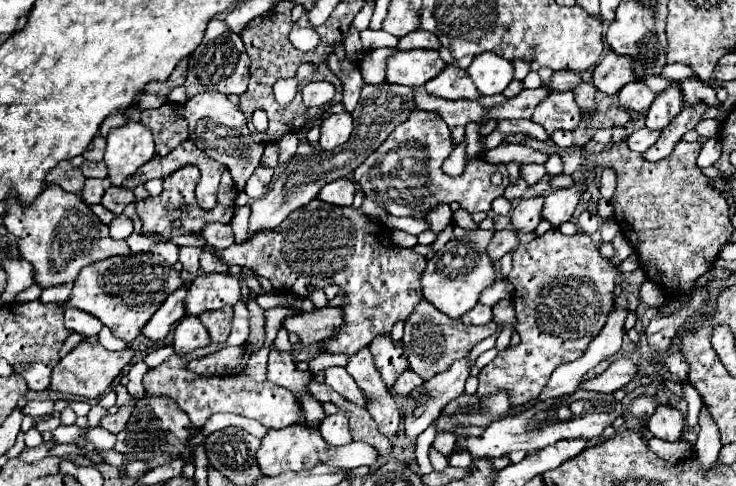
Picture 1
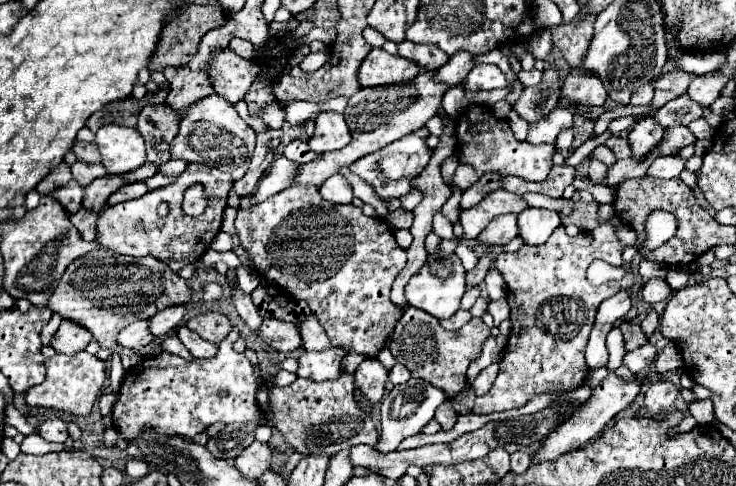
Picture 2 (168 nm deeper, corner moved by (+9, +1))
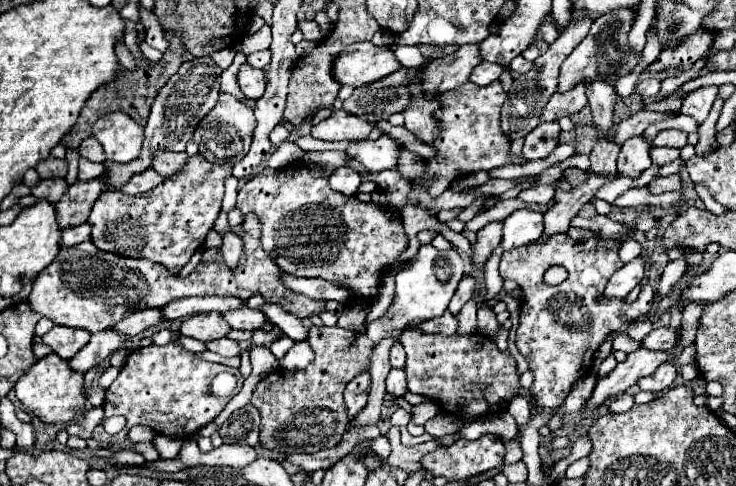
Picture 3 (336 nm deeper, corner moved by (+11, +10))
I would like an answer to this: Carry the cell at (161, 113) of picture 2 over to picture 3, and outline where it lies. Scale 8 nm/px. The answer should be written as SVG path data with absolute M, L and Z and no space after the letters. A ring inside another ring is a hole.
M156 153L152 161L152 169L156 169L162 177L172 177L180 173L186 161L188 161L186 153Z

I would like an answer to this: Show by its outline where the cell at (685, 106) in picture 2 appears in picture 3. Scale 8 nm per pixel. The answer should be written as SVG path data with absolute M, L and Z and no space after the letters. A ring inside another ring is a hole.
M642 109L638 111L636 115L628 117L628 119L622 119L614 131L614 141L618 145L622 145L626 139L632 139L632 137L638 137L648 125L652 123L658 123L658 121L664 121L664 119L670 119L674 115L662 115L662 113L654 113L654 111L648 111L648 109Z

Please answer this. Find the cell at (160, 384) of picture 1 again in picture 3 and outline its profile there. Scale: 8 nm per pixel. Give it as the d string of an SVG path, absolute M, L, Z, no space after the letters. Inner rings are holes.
M168 343L164 347L160 345L148 345L138 351L132 351L120 369L120 375L116 381L106 389L106 399L104 399L104 419L112 415L122 415L126 417L126 427L118 435L108 435L102 425L94 429L94 439L96 441L120 441L128 435L128 431L134 425L146 425L152 431L172 437L172 439L188 439L194 437L204 425L214 421L214 417L226 407L230 401L228 397L216 397L210 391L212 379L218 373L232 373L238 381L236 389L242 387L242 375L238 369L220 365L220 363L210 363L202 361L200 357L192 355L178 343Z

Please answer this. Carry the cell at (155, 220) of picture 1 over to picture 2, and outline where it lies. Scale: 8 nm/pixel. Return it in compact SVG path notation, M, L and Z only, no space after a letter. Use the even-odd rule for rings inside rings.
M192 162L172 184L168 184L164 188L150 190L138 200L120 202L120 204L104 210L98 218L98 238L96 240L100 242L102 248L108 248L116 254L128 254L128 256L136 256L136 258L154 256L154 258L166 262L174 272L178 272L182 266L198 260L210 248L212 238L220 230L222 214L226 208L226 198L228 198L230 188L232 188L232 178L228 174L224 174L222 170L218 170L214 166ZM198 182L206 188L206 196L210 202L208 202L208 208L204 210L202 216L192 218L182 212L180 204L182 204L184 190L192 184L198 184ZM160 202L170 204L170 212L166 218L158 218L158 214L156 214L156 208ZM136 222L144 224L142 232L134 230Z

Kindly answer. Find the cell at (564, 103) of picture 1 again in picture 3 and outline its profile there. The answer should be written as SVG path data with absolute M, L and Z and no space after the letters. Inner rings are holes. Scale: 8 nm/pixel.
M556 121L538 125L524 139L524 149L522 149L524 157L526 159L546 159L556 149L558 135L560 135L560 127Z

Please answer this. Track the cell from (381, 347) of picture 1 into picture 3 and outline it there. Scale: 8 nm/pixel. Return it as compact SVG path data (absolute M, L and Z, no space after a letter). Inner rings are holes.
M360 373L360 377L354 377L354 381L350 381L346 385L344 401L346 401L346 407L348 407L348 423L354 421L354 417L368 403L368 389L370 389L368 373Z

